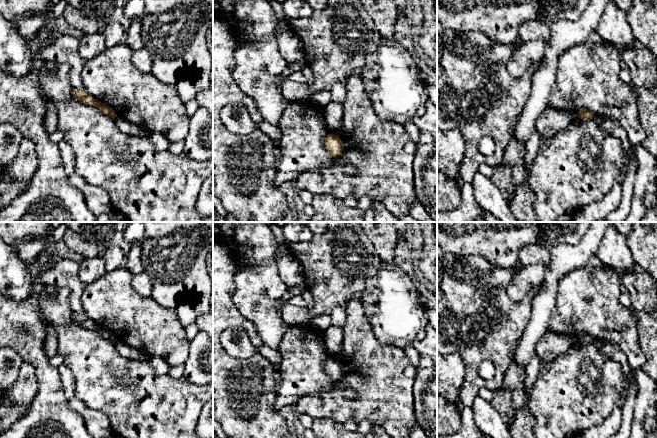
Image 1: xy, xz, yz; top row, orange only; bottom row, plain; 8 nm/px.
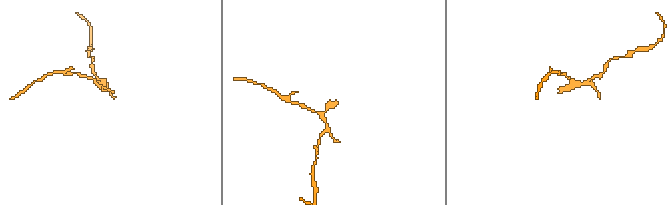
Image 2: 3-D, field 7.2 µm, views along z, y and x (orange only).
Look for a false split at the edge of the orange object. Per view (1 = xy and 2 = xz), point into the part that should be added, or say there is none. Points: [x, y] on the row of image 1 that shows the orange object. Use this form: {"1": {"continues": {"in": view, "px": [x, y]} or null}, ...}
{"1": {"continues": null}, "2": {"continues": null}}

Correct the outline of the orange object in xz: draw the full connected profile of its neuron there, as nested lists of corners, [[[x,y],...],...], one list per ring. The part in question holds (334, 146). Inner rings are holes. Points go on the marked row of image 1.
[[[331,133],[325,139],[325,147],[330,156],[337,158],[343,150],[343,143],[338,135]]]

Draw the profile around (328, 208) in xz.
[[[315,195],[311,205],[315,214],[310,222],[364,222],[365,213],[357,206],[348,207],[332,195]]]

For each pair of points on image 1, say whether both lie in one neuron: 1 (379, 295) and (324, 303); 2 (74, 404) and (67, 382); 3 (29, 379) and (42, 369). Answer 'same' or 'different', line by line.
1: different
2: different
3: different

